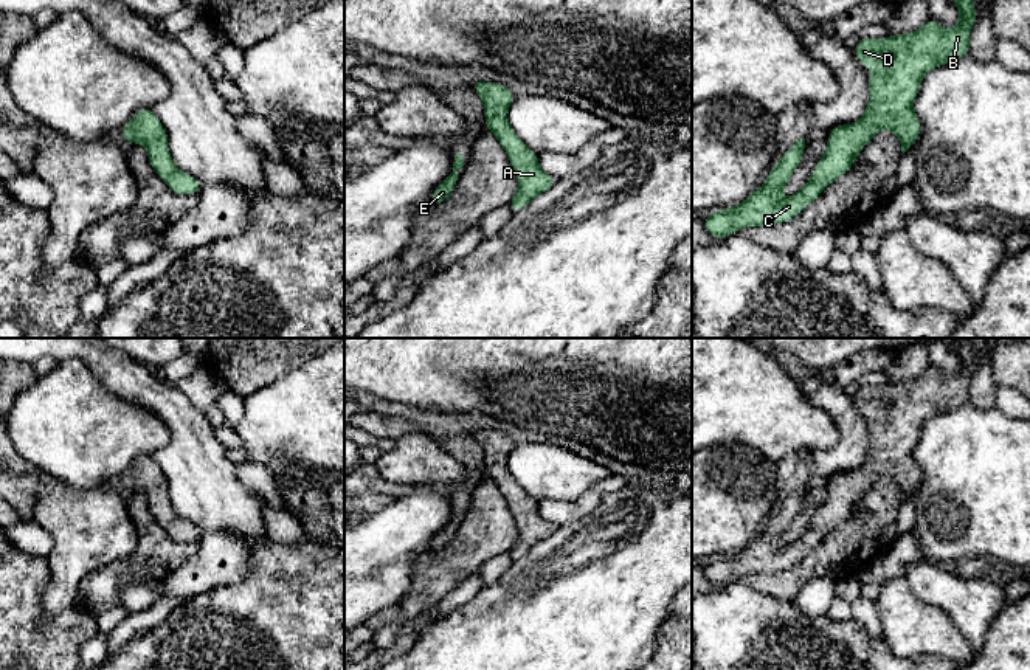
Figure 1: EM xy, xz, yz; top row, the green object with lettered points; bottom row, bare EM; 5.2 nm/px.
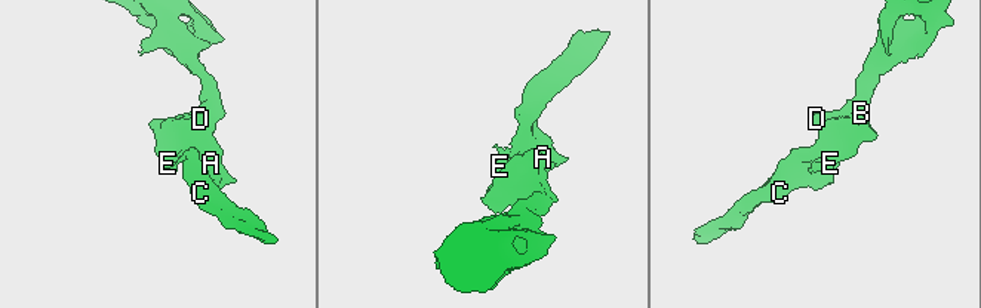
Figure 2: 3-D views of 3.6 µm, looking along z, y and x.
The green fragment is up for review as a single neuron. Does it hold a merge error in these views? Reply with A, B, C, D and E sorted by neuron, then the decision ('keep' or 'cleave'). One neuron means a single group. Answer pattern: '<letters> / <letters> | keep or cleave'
A B C D E | keep

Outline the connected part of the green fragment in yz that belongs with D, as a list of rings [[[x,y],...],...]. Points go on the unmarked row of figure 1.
[[[957,338],[949,347],[960,358],[959,369],[951,377],[929,366],[909,382],[858,386],[853,400],[861,413],[870,414],[869,450],[862,464],[853,471],[839,471],[830,478],[824,502],[793,544],[782,547],[785,532],[802,509],[805,485],[785,498],[765,530],[745,549],[706,561],[704,574],[714,588],[735,582],[740,575],[793,568],[831,529],[852,516],[859,499],[881,476],[897,482],[903,501],[912,493],[921,481],[912,451],[925,422],[970,400],[970,378],[977,366],[974,349],[966,338]]]

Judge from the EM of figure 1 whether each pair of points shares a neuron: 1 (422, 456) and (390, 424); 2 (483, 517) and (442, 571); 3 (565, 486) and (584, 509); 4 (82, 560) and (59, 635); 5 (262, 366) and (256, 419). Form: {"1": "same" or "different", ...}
{"1": "different", "2": "same", "3": "different", "4": "different", "5": "different"}

